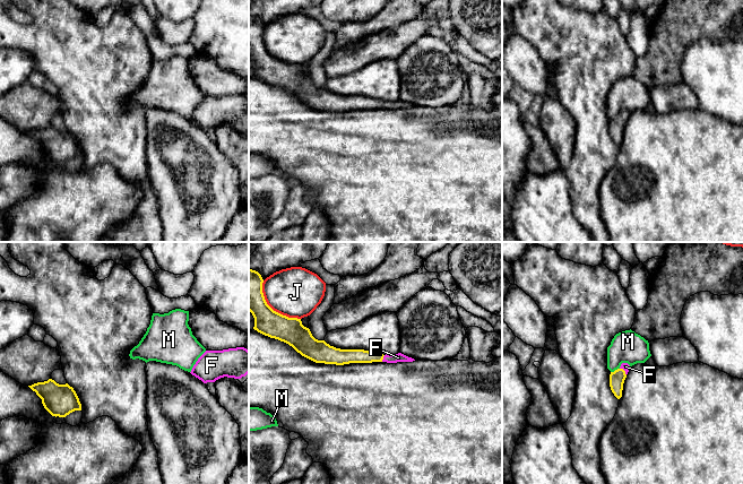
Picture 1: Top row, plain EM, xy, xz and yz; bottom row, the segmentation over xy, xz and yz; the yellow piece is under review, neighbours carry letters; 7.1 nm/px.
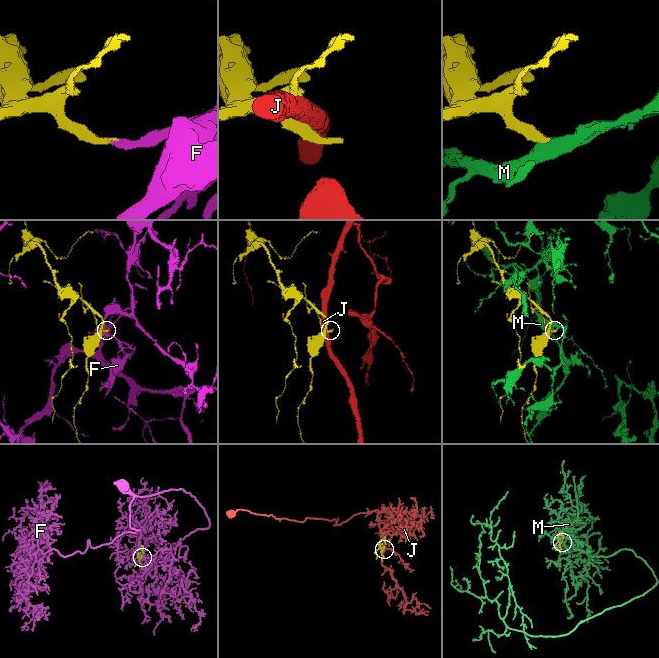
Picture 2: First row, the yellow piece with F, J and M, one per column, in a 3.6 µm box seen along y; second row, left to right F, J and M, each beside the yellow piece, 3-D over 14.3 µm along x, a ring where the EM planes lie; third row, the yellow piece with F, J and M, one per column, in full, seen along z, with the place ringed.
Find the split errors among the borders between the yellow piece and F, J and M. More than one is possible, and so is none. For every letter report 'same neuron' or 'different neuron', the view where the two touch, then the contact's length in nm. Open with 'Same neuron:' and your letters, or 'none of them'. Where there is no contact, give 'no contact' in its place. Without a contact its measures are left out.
Same neuron: F
F: same neuron | xz | 50 nm
J: different neuron | xz | 380 nm
M: different neuron | yz | 70 nm

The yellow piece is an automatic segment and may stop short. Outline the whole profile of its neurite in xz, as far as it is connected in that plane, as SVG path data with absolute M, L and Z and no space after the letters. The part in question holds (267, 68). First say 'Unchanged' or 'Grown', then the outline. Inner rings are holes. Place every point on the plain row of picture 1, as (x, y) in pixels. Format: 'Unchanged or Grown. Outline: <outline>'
Grown. Outline: M249 15L249 58L254 64L253 76L265 83L288 90L302 103L316 110L336 112L415 107L401 100L383 102L364 96L340 96L330 93L325 87L316 86L310 76L302 71L301 66L283 62L267 51L262 40L262 29L261 21Z

